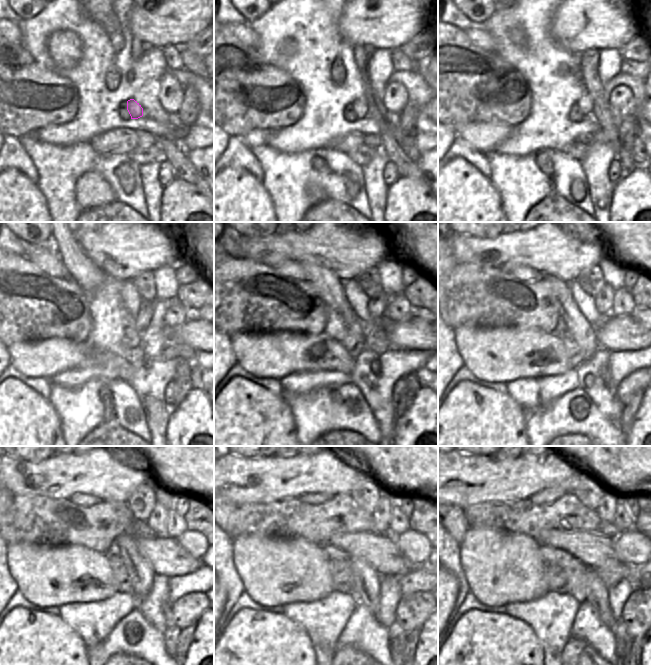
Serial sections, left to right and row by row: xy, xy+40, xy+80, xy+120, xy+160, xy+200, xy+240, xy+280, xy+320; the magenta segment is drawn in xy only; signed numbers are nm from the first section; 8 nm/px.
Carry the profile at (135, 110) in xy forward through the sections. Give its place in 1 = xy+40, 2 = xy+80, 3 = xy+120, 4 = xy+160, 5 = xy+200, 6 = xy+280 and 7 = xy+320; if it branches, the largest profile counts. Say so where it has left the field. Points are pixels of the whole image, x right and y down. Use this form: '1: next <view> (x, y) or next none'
1: next xy+40 (360, 105)
2: next xy+80 (585, 104)
3: next xy+120 (146, 310)
4: next xy+160 (377, 305)
5: next xy+200 (604, 299)
6: next xy+280 (381, 514)
7: next xy+320 (606, 510)

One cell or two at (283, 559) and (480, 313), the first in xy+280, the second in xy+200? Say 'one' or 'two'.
two

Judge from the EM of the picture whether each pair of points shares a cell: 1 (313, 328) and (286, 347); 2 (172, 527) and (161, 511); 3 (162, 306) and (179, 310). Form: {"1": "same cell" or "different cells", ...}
{"1": "different cells", "2": "different cells", "3": "different cells"}

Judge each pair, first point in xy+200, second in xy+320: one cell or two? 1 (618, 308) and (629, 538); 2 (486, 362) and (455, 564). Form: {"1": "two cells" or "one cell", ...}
{"1": "two cells", "2": "two cells"}

